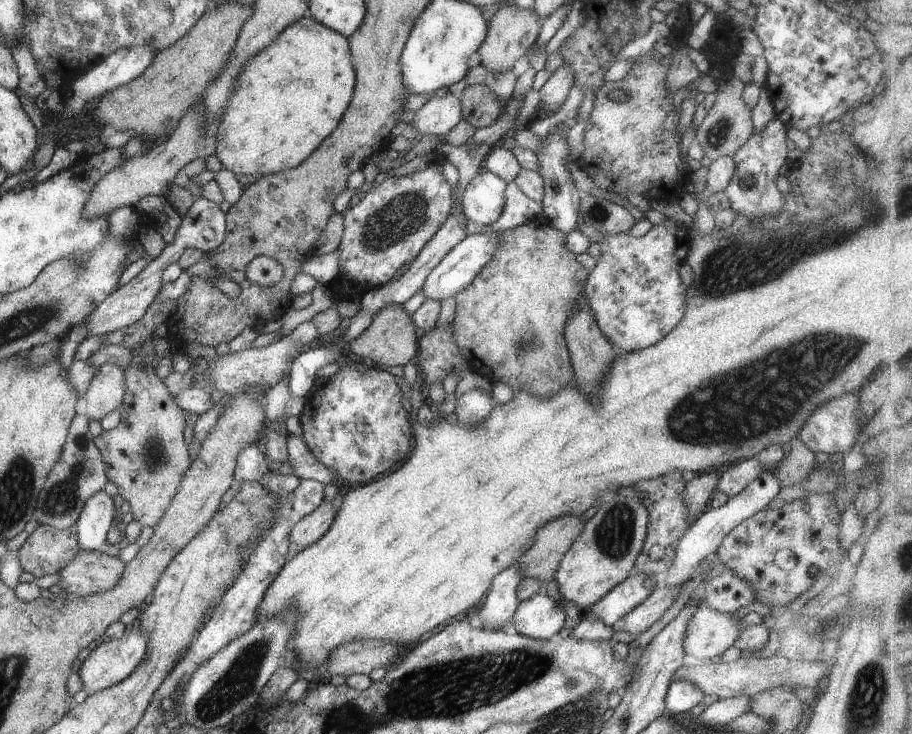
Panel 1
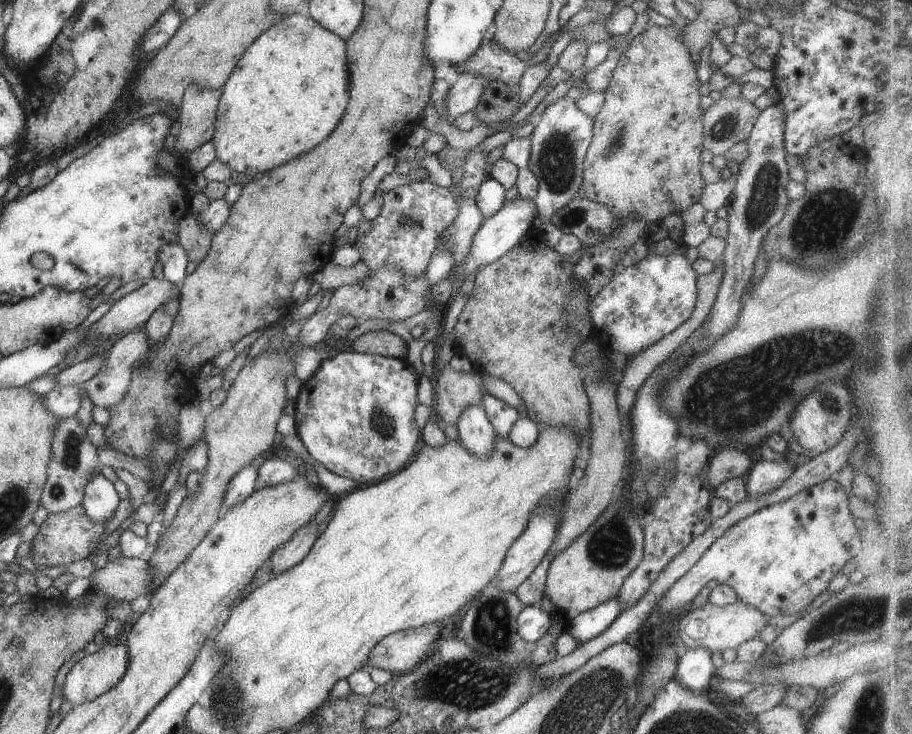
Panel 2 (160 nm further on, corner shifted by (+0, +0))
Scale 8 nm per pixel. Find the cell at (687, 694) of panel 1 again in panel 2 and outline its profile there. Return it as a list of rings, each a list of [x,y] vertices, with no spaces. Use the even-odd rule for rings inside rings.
[[[703,647],[681,649],[681,654],[676,662],[676,671],[674,672],[673,679],[692,691],[703,691],[707,687],[709,678],[711,678],[715,669],[711,664],[711,654],[710,650]]]

